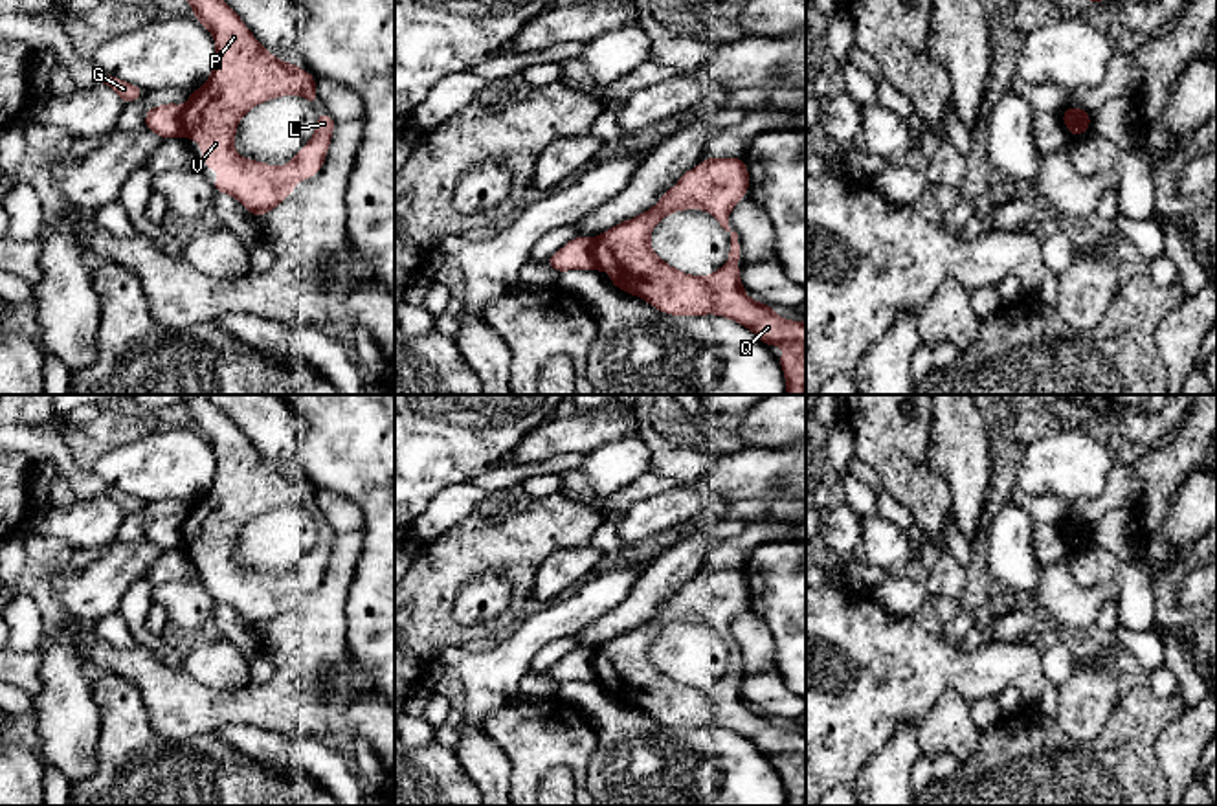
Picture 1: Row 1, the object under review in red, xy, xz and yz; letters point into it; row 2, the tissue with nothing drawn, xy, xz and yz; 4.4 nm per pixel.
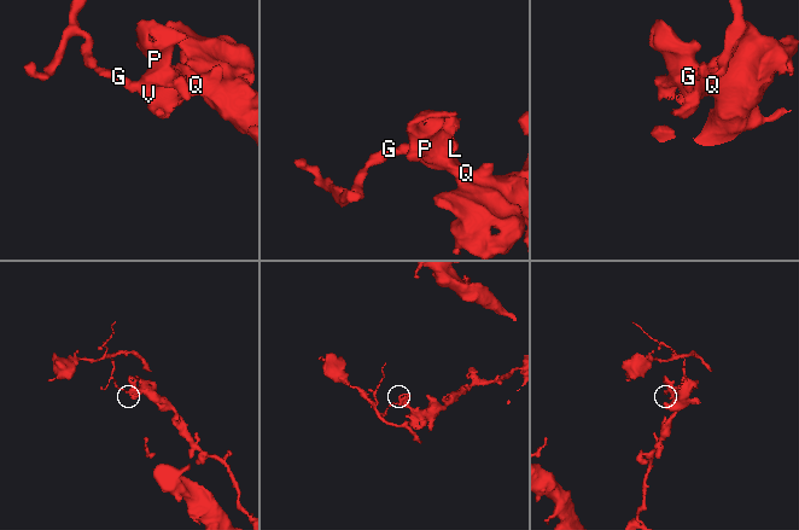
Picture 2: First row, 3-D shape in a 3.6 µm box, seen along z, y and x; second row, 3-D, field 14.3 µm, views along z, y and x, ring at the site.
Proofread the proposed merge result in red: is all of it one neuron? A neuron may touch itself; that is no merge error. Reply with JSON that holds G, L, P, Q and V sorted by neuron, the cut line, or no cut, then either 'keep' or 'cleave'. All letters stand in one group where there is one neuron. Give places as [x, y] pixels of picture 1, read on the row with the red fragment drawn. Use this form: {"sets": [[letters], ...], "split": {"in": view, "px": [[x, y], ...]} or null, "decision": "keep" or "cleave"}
{"sets": [["G"], ["L", "P", "Q", "V"]], "split": {"in": "yz", "px": [[1072, 112], [1080, 116], [1083, 131]]}, "decision": "cleave"}

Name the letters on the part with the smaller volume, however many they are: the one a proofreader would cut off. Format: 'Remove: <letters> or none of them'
Remove: G

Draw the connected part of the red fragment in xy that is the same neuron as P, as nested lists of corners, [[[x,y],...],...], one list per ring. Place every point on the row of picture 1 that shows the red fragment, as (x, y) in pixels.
[[[187,0],[187,4],[195,11],[196,20],[211,31],[217,46],[217,59],[207,83],[189,94],[189,101],[182,114],[182,136],[198,141],[204,151],[206,169],[222,171],[222,178],[211,182],[215,191],[229,193],[255,217],[266,215],[288,198],[297,182],[319,173],[336,121],[327,112],[319,112],[314,136],[285,167],[266,165],[239,156],[233,149],[233,140],[240,118],[259,103],[292,94],[303,95],[316,106],[319,101],[316,79],[307,70],[299,70],[294,62],[281,62],[266,51],[224,0]]]

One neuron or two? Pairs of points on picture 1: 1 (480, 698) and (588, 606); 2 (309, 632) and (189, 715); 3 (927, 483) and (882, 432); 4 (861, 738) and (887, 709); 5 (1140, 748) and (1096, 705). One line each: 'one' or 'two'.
1: one
2: one
3: one
4: one
5: two

